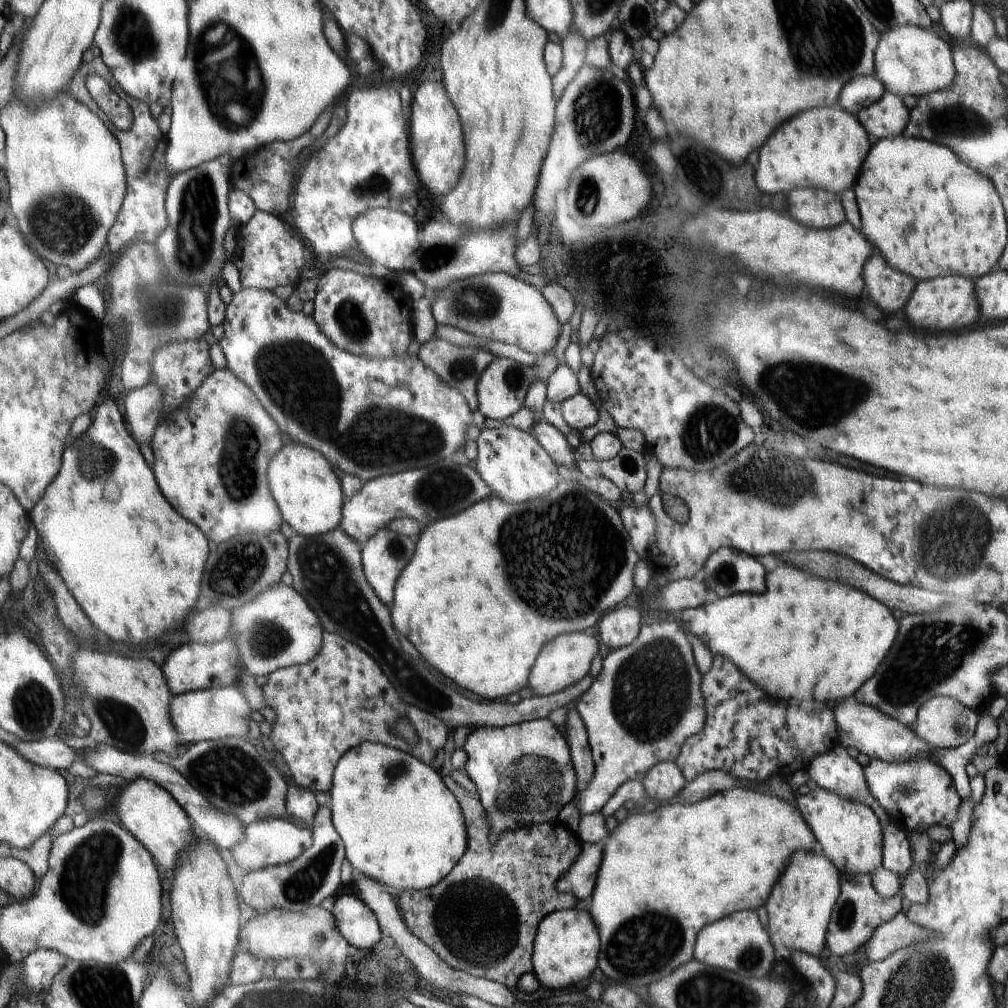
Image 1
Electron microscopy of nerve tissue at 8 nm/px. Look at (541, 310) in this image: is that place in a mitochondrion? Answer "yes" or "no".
no

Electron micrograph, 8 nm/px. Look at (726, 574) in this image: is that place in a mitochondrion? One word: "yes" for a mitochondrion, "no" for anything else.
yes

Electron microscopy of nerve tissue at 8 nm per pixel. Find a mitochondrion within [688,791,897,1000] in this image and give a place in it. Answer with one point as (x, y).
(845, 921)

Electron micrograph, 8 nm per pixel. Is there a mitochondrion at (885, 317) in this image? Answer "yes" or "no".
no

